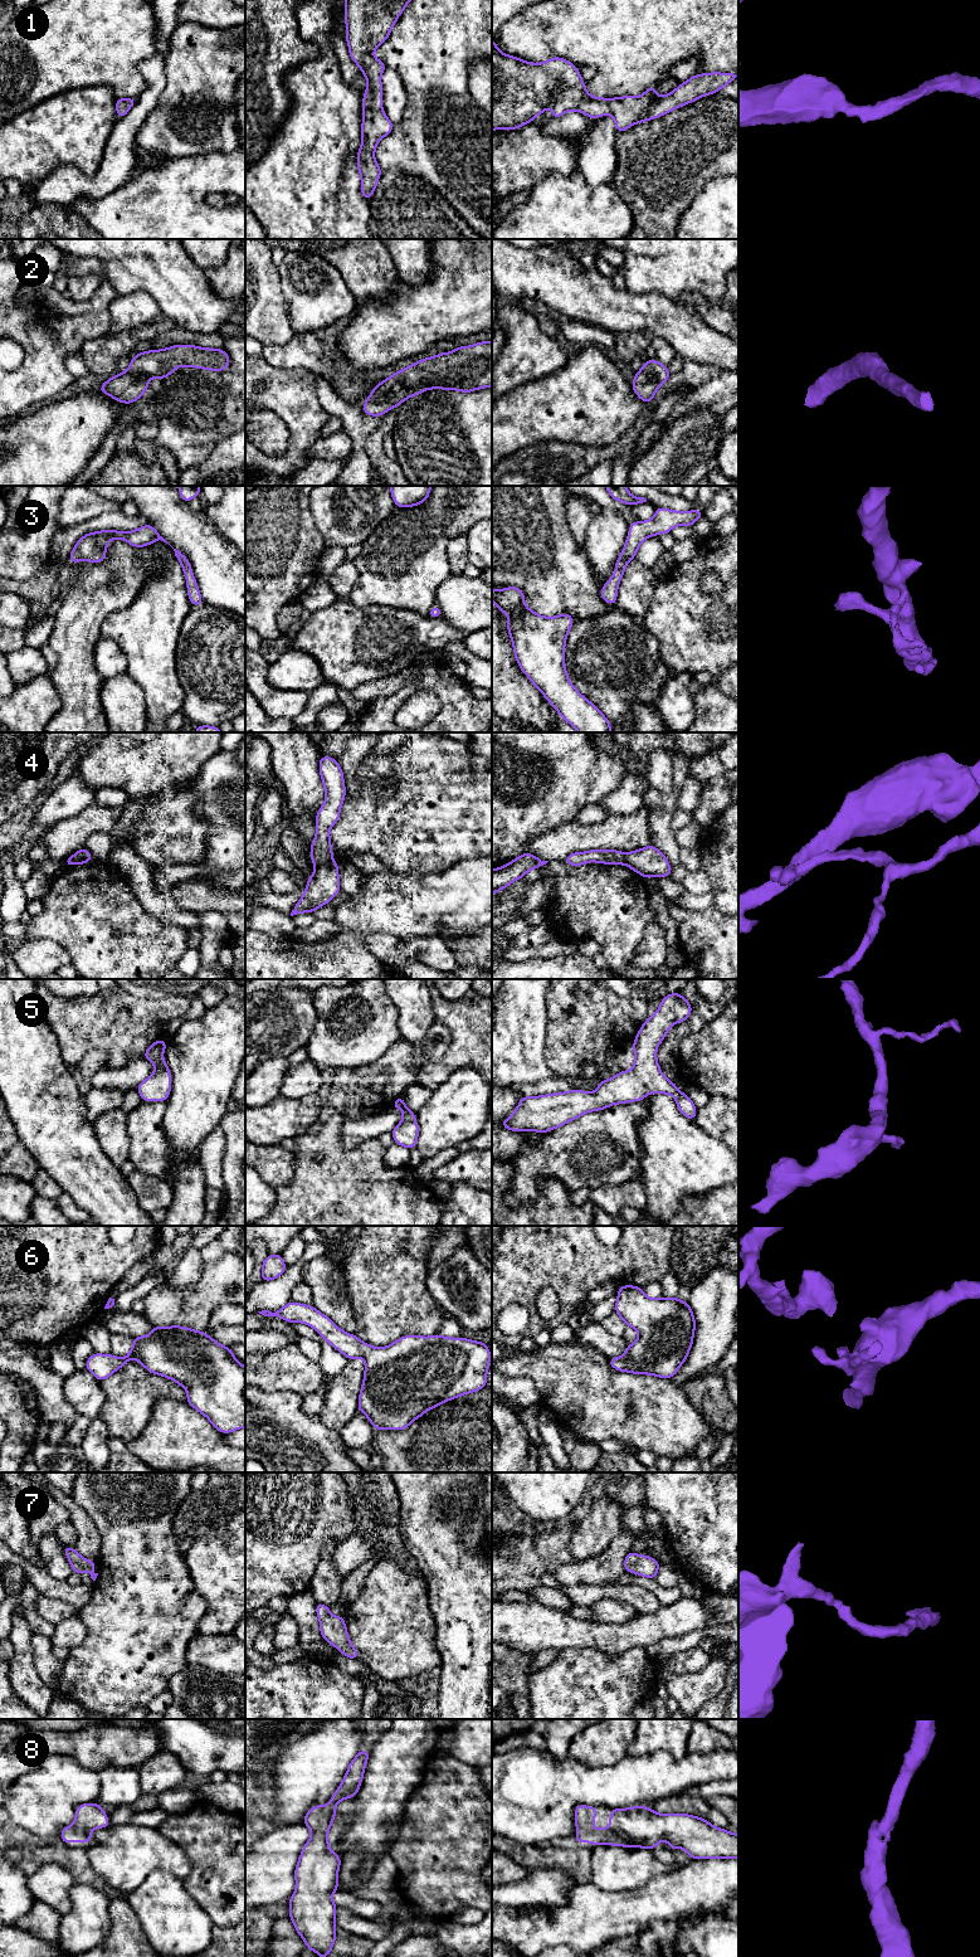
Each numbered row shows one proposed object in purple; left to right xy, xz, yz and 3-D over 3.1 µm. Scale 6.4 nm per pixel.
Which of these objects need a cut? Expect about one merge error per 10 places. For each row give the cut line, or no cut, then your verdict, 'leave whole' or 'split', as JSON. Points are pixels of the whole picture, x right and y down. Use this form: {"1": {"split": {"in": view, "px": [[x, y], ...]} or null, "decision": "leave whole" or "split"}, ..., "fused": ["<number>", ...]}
{"1": {"split": null, "decision": "leave whole"}, "2": {"split": null, "decision": "leave whole"}, "3": {"split": null, "decision": "leave whole"}, "4": {"split": {"in": "xz", "px": [[331, 861], [316, 867]]}, "decision": "split"}, "5": {"split": null, "decision": "leave whole"}, "6": {"split": null, "decision": "leave whole"}, "7": {"split": null, "decision": "leave whole"}, "8": {"split": null, "decision": "leave whole"}, "fused": ["4"]}

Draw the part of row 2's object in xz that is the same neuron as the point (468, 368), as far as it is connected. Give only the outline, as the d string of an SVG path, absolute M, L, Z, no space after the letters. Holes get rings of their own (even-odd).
M492 341L477 342L472 346L455 347L452 352L419 360L374 386L364 404L364 413L372 417L384 415L398 408L410 396L429 389L460 390L463 394L492 386Z

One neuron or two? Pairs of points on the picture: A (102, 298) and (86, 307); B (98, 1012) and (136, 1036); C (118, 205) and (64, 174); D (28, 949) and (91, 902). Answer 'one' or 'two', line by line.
A: one
B: one
C: two
D: two

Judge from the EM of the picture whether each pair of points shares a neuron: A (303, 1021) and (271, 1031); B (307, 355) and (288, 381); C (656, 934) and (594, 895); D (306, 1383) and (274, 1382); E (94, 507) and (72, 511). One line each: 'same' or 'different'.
A: same
B: different
C: different
D: same
E: same

